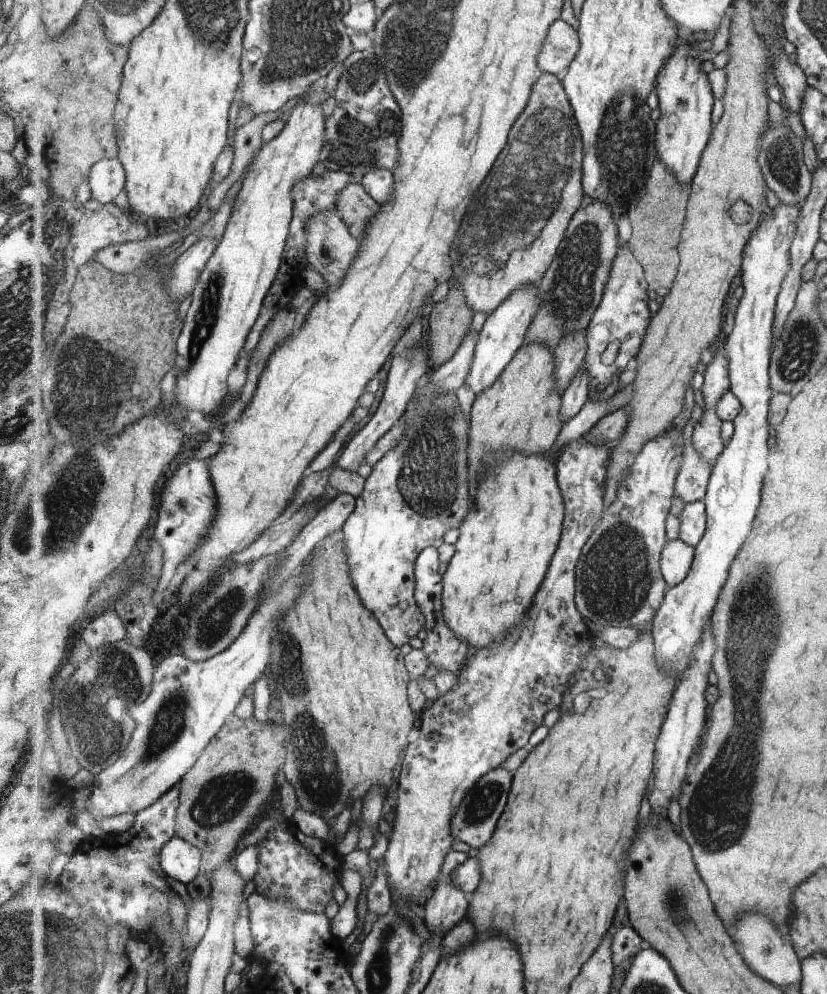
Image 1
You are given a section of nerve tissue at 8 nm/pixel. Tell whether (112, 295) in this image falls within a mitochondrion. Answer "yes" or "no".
no

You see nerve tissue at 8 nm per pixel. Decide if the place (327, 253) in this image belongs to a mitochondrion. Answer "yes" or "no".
yes

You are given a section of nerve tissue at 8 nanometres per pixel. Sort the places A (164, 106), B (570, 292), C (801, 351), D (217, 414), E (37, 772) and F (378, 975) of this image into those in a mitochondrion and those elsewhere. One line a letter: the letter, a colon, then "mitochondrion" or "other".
A: other
B: mitochondrion
C: mitochondrion
D: other
E: other
F: mitochondrion

